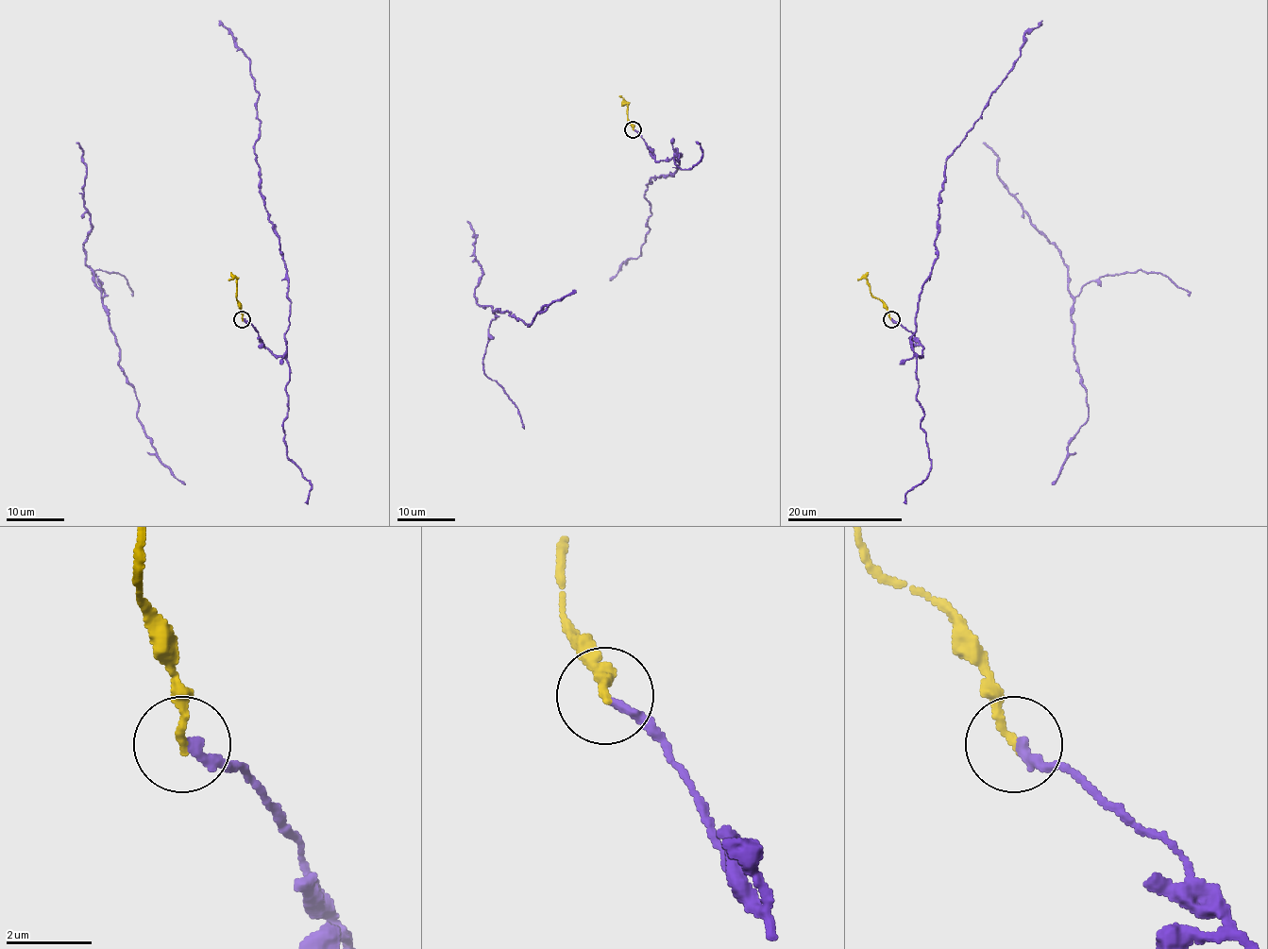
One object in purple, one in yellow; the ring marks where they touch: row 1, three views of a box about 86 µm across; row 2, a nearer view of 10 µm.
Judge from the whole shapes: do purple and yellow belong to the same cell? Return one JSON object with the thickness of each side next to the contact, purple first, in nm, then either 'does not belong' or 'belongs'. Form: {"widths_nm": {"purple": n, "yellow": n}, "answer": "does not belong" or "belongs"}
{"widths_nm": {"purple": 220, "yellow": 180}, "answer": "belongs"}

